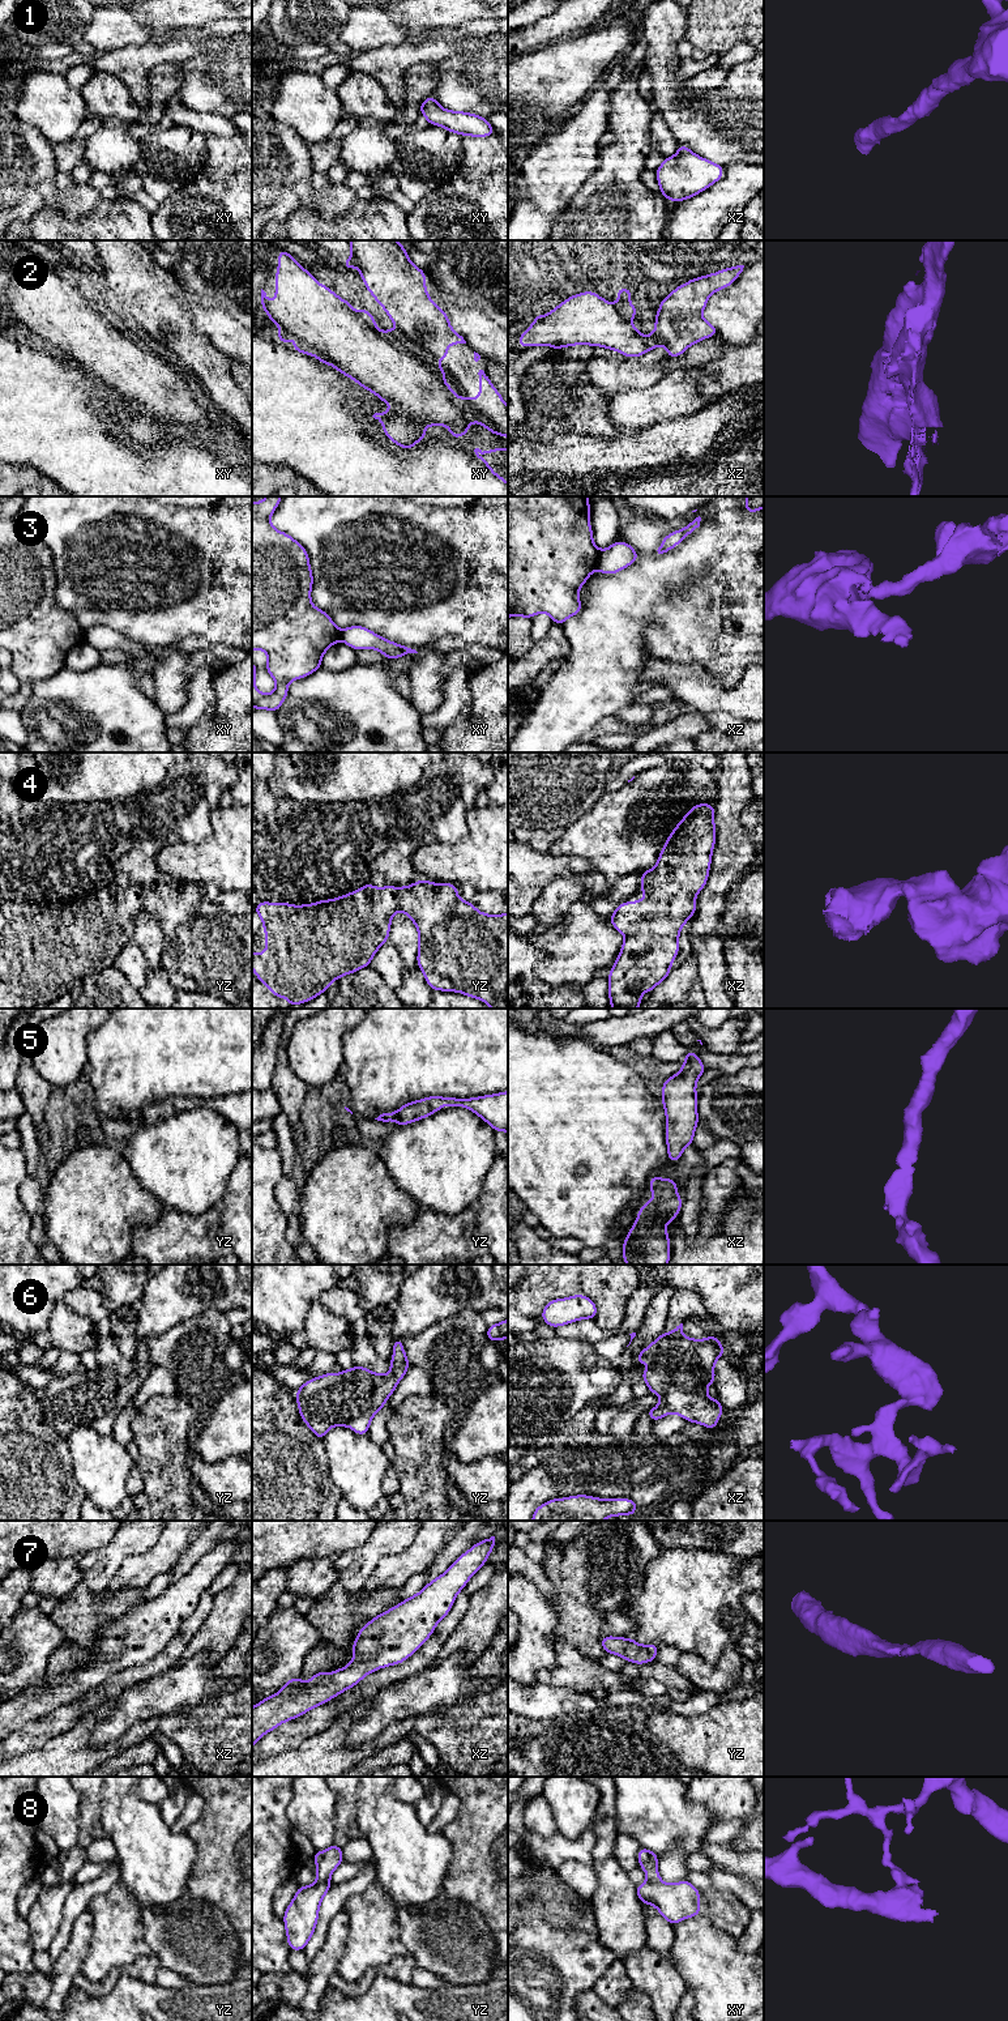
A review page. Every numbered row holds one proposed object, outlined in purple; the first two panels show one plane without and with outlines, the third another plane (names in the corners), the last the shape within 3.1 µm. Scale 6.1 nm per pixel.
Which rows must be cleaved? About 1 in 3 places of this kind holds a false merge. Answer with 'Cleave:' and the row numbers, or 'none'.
Cleave: 2, 3, 8

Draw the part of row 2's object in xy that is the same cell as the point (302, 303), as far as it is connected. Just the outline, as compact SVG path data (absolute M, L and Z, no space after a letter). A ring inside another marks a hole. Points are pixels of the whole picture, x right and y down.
M285 250L278 252L276 303L261 289L260 304L268 317L290 334L306 334L324 324L326 336L339 336L353 327L358 315L350 302L319 283Z

